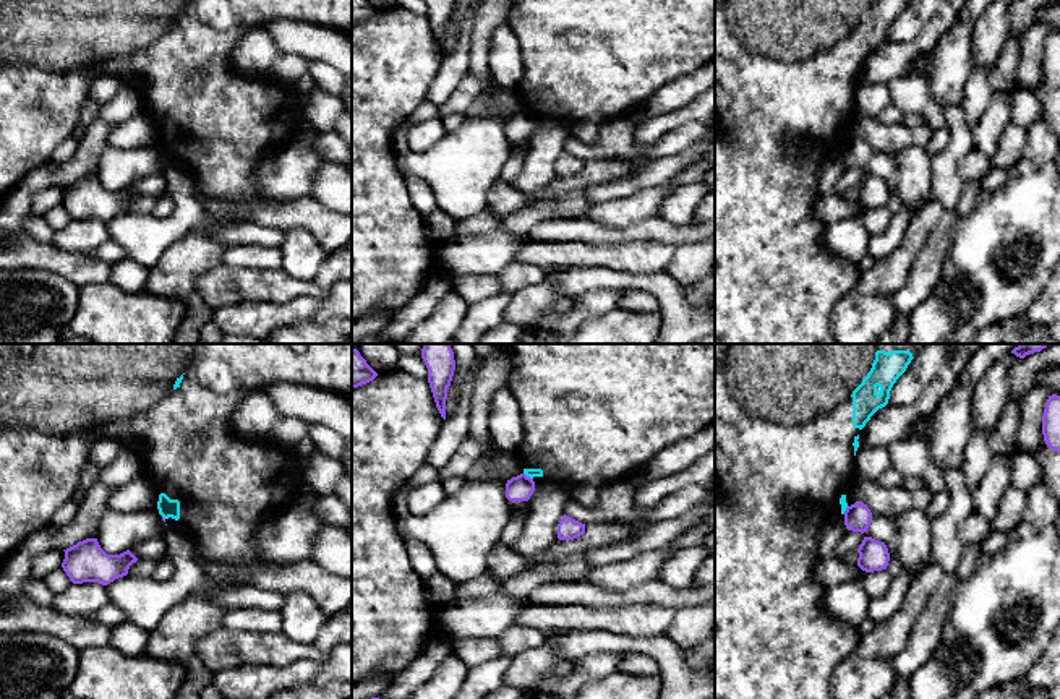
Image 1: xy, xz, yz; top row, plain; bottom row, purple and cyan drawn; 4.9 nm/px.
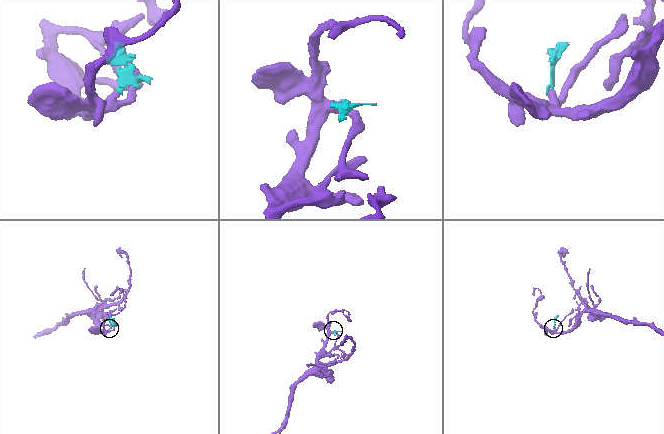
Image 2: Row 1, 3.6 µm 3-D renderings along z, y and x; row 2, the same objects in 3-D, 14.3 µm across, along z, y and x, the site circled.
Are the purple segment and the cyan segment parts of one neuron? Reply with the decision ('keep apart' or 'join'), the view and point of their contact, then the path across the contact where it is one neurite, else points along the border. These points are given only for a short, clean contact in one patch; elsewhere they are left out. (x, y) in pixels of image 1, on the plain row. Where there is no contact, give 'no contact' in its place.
keep apart; contact xz (529, 114); border xz (524, 109), (532, 115)

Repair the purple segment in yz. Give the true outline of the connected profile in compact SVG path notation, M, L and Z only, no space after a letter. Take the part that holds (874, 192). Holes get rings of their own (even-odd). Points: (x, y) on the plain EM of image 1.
M864 174L857 190L857 203L866 209L882 208L888 203L890 190L887 182L872 174Z

